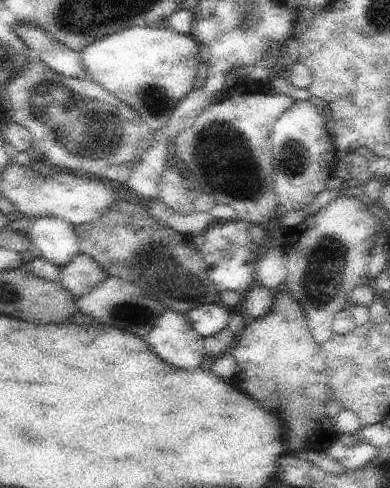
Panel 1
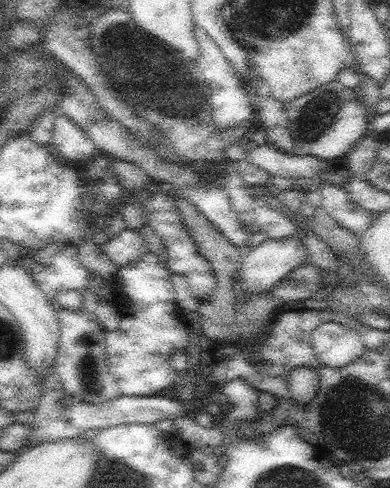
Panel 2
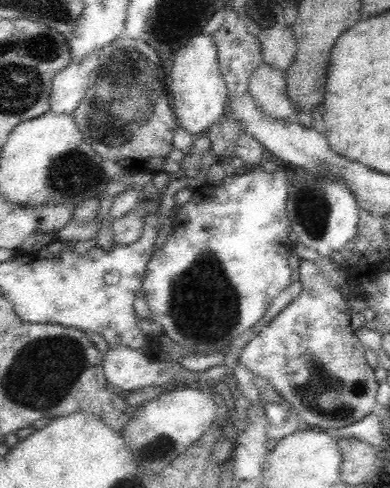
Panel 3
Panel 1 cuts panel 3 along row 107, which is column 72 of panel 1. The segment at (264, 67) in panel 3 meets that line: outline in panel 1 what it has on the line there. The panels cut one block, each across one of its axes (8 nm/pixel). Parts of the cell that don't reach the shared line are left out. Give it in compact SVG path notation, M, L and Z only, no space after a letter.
M77 254L59 272L59 284L67 288L75 300L79 300L81 296L87 296L105 278L107 278L107 272L89 254Z

